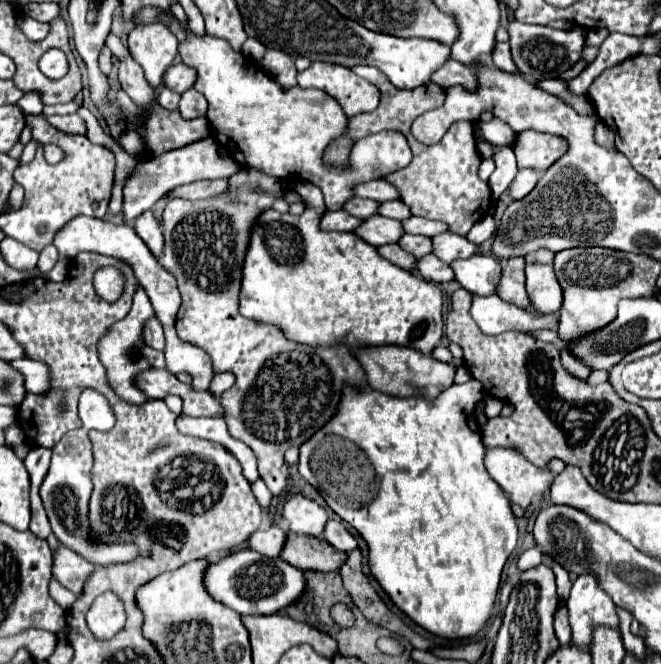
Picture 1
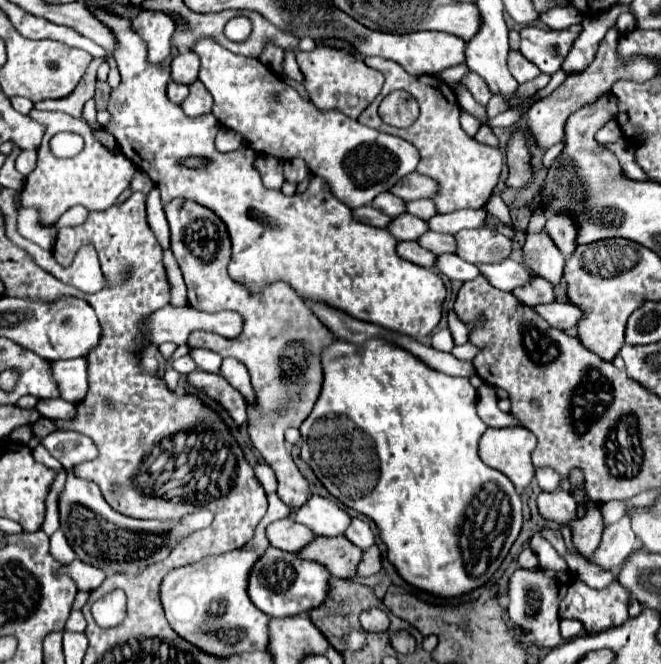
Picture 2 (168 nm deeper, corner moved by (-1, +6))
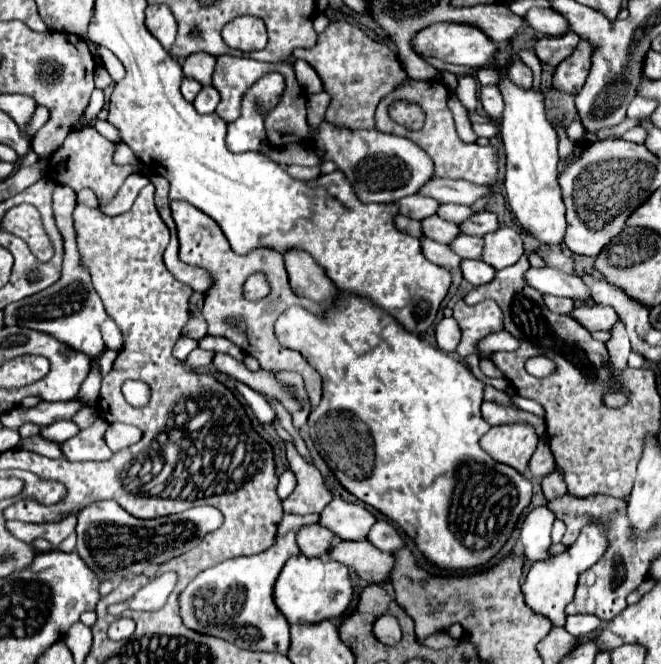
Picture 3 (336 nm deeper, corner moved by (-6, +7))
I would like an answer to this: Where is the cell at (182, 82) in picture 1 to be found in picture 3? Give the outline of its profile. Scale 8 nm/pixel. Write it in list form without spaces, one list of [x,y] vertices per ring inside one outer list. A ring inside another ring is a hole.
[[[206,52],[190,54],[182,64],[184,76],[192,78],[192,80],[198,80],[202,86],[210,86],[212,84],[214,66],[216,66],[216,58],[212,54],[206,54]]]

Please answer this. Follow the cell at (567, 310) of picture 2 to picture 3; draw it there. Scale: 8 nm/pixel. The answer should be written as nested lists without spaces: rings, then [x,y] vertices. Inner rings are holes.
[[[592,304],[592,306],[580,306],[574,308],[572,318],[576,318],[584,328],[588,328],[590,332],[594,330],[612,330],[612,326],[620,320],[620,316],[616,314],[616,310],[602,306],[602,304]]]

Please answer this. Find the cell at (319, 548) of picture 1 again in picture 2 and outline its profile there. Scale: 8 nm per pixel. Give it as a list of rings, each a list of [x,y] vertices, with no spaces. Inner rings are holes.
[[[343,535],[339,537],[313,537],[311,545],[305,545],[297,555],[303,559],[311,559],[315,563],[321,563],[327,567],[327,571],[333,577],[345,577],[353,579],[353,557],[355,557],[355,567],[361,559],[361,549],[349,543]]]

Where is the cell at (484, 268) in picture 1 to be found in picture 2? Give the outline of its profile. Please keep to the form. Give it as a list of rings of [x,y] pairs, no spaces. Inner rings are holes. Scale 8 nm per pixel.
[[[511,259],[491,265],[477,265],[477,269],[483,277],[487,277],[487,283],[503,291],[513,291],[531,277],[531,271],[523,263],[515,263]]]

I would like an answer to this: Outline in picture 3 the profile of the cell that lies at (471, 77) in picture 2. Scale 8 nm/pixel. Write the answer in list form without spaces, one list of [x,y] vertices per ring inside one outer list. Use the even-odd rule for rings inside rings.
[[[484,86],[480,92],[480,102],[482,102],[484,110],[488,112],[488,116],[492,120],[496,120],[496,124],[500,124],[502,110],[504,110],[504,100],[500,96],[500,90],[496,86]]]

